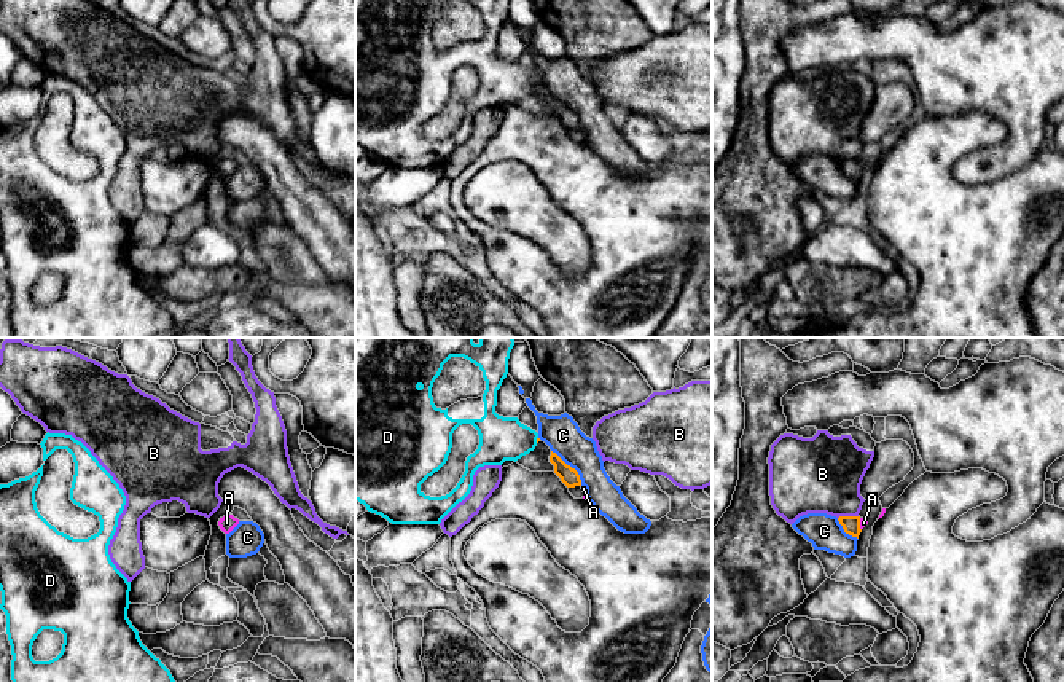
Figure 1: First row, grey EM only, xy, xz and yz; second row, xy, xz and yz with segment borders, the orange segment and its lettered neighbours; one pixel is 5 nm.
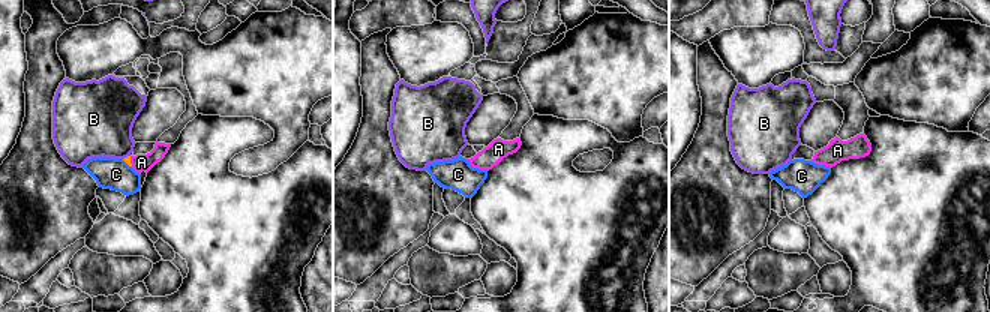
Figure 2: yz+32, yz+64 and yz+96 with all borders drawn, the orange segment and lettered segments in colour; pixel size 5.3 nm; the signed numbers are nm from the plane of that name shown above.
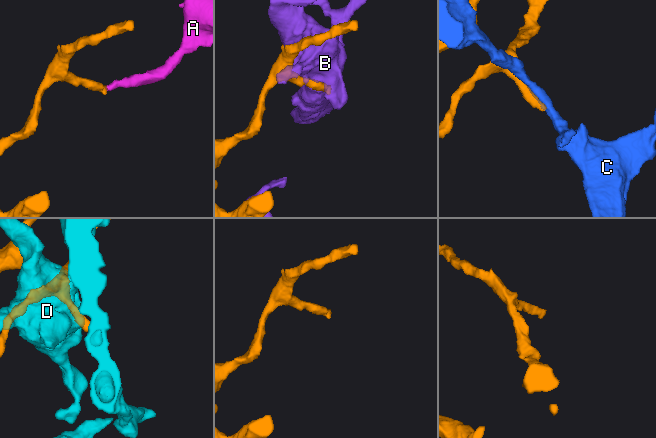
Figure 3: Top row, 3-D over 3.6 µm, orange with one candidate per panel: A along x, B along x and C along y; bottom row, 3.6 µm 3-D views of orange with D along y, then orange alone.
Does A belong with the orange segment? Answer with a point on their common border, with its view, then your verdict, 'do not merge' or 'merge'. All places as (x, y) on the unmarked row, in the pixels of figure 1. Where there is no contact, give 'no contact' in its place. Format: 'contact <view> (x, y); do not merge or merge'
contact yz (859, 168); merge

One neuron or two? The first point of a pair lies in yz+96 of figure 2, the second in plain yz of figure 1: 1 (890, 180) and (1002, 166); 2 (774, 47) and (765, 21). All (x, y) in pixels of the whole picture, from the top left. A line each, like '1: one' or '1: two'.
1: two
2: two

